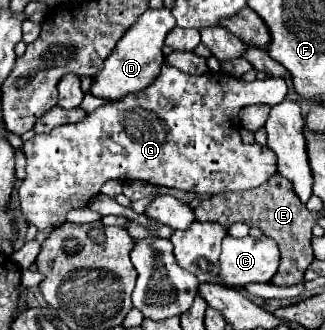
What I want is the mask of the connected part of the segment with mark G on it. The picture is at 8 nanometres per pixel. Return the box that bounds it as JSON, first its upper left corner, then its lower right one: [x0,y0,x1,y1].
[18,64,288,232]

